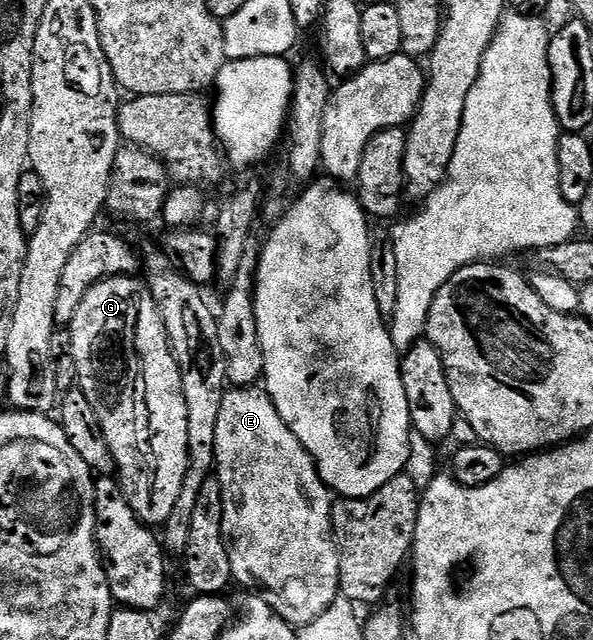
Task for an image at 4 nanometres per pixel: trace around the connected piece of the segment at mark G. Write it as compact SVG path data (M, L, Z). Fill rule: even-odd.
M128 274L100 280L95 286L90 286L84 300L80 300L80 308L76 308L76 316L68 329L72 336L70 355L76 360L77 385L88 394L92 408L96 408L122 490L142 522L149 526L165 523L176 506L187 475L188 410L183 394L182 370L175 360L167 326L149 286L141 277ZM125 330L126 342L132 348L122 358L121 334Z

